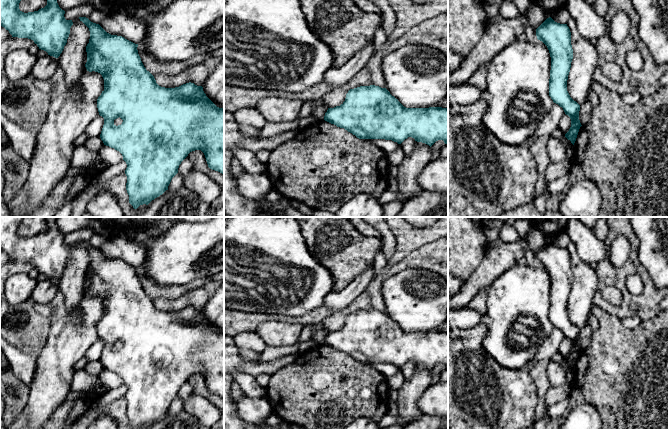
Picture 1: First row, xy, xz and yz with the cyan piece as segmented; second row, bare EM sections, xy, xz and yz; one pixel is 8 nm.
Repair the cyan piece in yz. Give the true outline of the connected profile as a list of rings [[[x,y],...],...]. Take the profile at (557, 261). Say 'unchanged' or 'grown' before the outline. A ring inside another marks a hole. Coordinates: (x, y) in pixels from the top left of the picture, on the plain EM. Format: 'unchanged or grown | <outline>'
unchanged | [[[549,241],[536,253],[536,260],[549,274],[551,281],[549,320],[570,341],[571,351],[565,361],[574,369],[582,349],[579,344],[580,329],[567,315],[567,304],[573,283],[570,253],[567,248],[557,247]]]

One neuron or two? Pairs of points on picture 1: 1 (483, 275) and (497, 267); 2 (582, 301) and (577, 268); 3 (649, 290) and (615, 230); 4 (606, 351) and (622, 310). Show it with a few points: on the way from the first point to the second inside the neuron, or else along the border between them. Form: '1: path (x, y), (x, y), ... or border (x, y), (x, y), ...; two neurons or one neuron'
1: path (486, 272), (491, 267), (494, 267); one neuron
2: path (582, 293), (582, 276); one neuron
3: path (643, 273), (634, 264), (634, 241), (632, 238); one neuron
4: border (598, 307), (613, 313), (620, 319); two neurons

